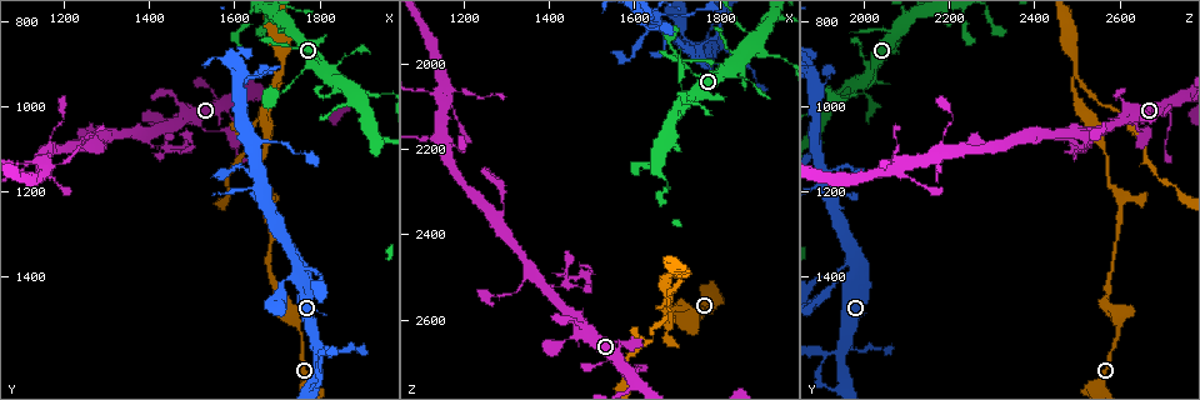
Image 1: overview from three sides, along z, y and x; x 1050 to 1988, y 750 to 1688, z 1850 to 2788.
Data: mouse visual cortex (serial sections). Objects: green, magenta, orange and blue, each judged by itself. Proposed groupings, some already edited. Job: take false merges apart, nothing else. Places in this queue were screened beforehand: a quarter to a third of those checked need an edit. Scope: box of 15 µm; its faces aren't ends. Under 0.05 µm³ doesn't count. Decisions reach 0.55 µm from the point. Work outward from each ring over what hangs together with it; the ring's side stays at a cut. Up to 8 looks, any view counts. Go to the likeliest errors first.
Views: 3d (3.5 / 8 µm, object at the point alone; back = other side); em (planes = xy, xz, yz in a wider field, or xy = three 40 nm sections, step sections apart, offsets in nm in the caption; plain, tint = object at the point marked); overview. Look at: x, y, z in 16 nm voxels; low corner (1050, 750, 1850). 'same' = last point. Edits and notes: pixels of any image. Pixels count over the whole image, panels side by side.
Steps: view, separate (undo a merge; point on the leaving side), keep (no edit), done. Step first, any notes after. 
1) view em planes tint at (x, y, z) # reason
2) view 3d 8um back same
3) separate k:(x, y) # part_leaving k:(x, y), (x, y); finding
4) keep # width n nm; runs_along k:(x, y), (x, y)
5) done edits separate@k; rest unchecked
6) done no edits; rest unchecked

view 3d 8um back at (1825, 905, 2020) # abrupt turn

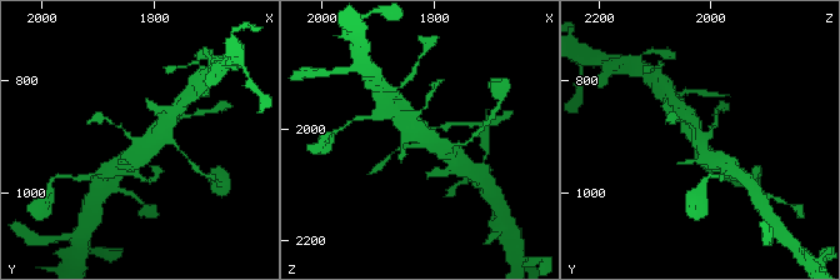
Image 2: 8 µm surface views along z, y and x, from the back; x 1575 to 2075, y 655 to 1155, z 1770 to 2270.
view em xy step 2 tint at (1825, 910, 2025)

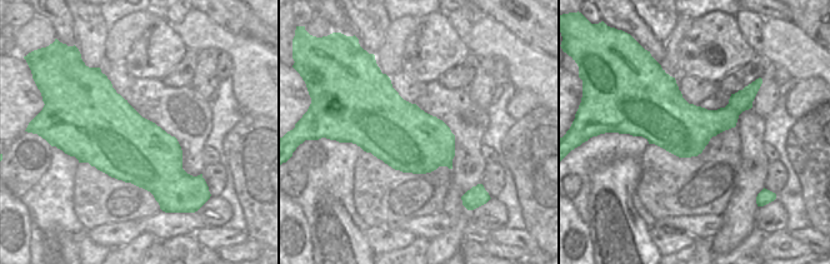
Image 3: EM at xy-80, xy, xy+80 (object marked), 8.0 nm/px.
keep # runs_along 2:(169, 119), (146, 144), (110, 123); one cell here

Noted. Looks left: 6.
view 3d 3.5um at (1445, 1100, 2510) # narrows sharply

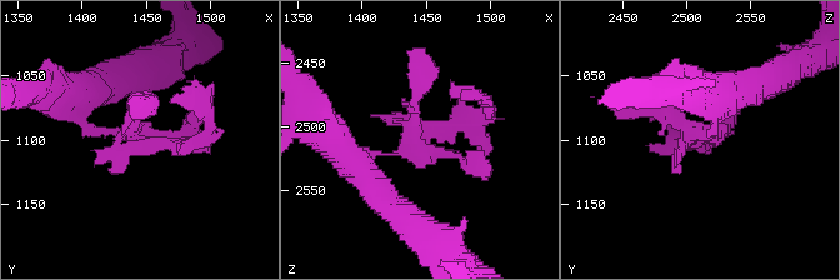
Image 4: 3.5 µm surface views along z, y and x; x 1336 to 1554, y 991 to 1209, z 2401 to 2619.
view em xy step 5 tint at (1440, 1092, 2508) # now the EM

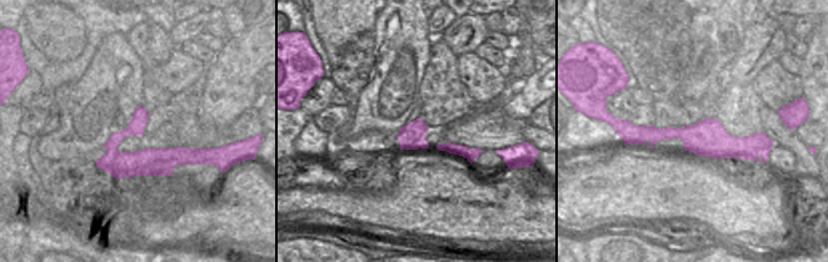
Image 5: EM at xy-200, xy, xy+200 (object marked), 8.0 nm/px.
view em xy step 2 tint same

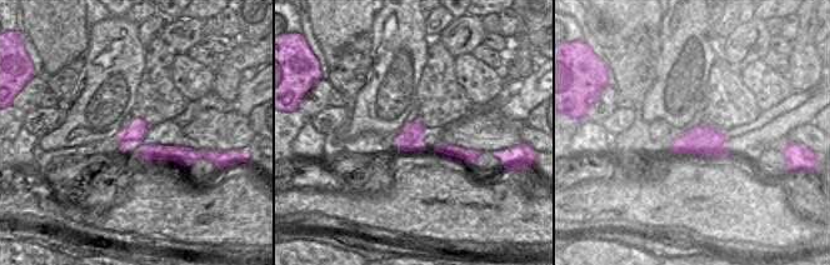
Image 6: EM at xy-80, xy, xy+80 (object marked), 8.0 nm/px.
keep # runs_along 4:(354, 160), (411, 154), (430, 125), (488, 113); continuous, no second cell

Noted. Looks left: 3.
view 3d 3.5um at (1680, 1230, 2600) # branch point

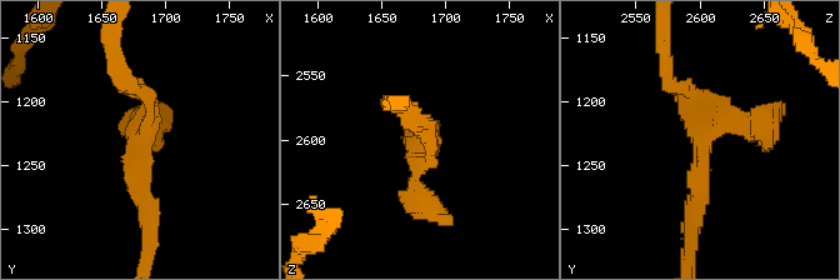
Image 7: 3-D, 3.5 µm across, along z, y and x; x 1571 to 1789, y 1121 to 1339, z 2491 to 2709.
view em xy step 1 tint at (1684, 1228, 2600) # now the EM

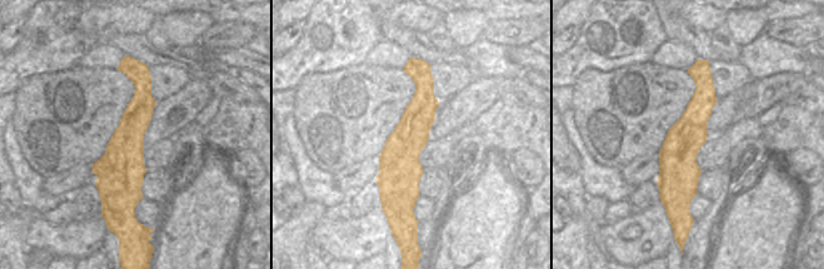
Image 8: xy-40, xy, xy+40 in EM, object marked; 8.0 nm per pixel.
view em xy step 2 tint same # cut it another way

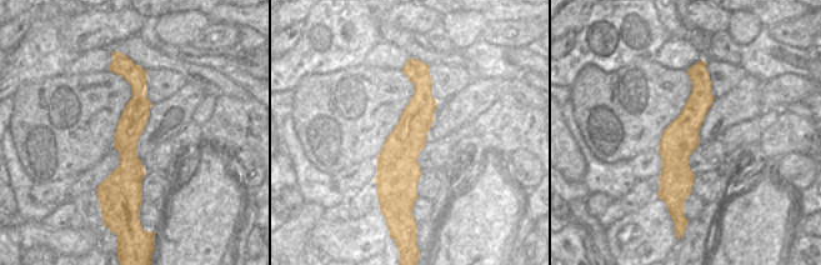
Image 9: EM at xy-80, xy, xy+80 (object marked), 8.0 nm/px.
keep # runs_along 9:(420, 70), (400, 200); one cell here

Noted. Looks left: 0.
done no edits; rest unchecked

